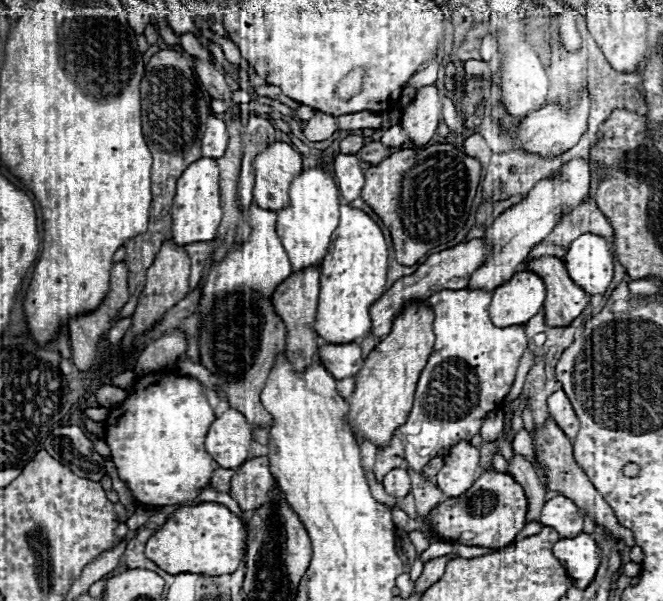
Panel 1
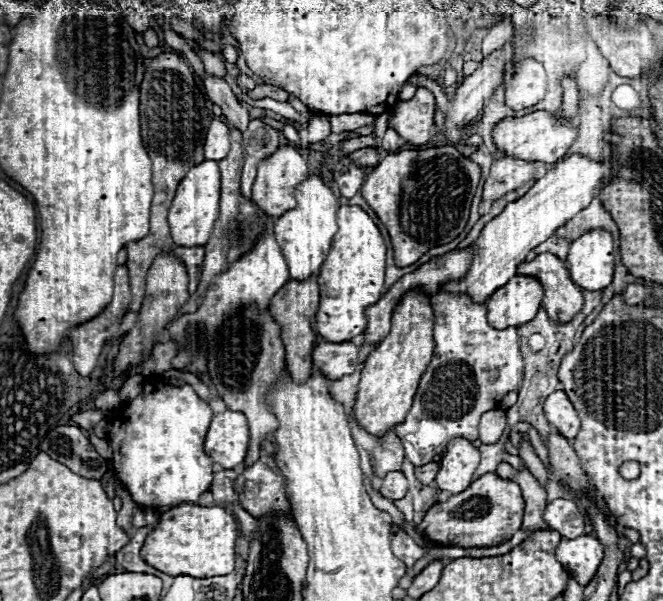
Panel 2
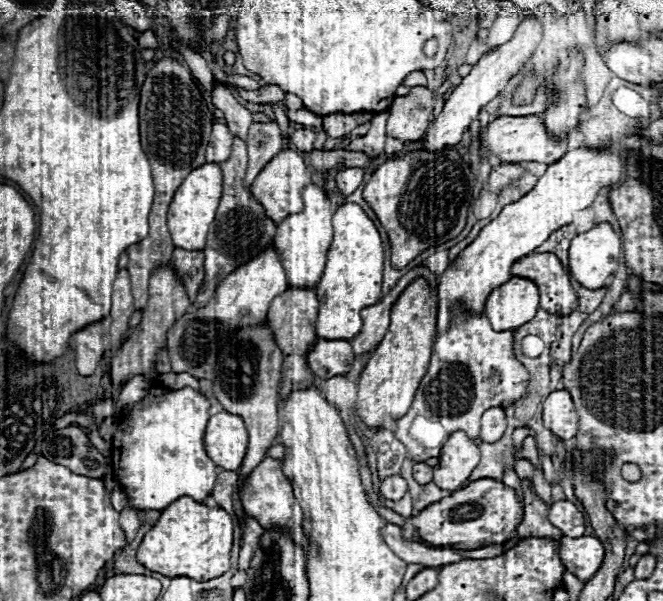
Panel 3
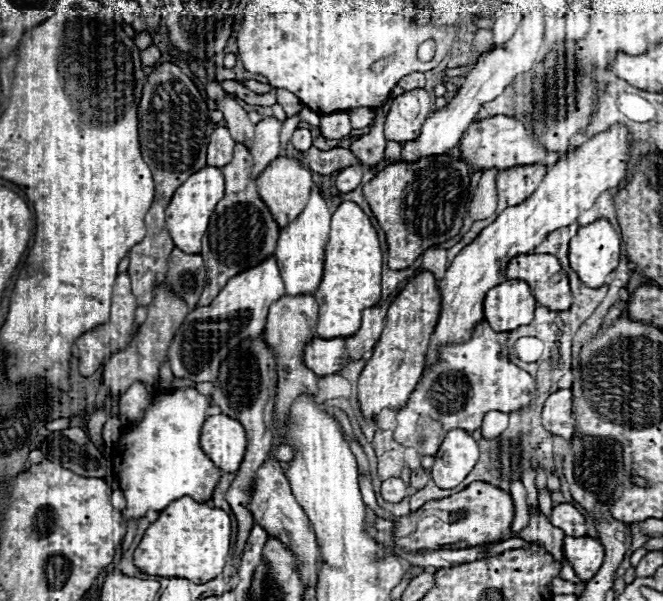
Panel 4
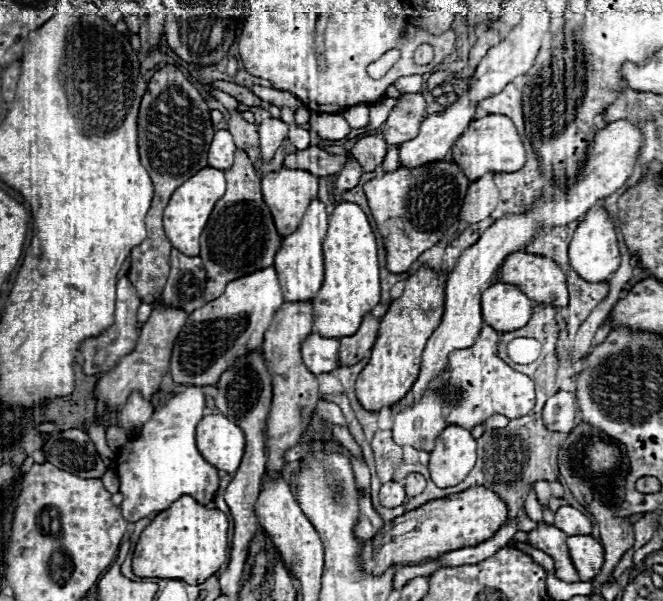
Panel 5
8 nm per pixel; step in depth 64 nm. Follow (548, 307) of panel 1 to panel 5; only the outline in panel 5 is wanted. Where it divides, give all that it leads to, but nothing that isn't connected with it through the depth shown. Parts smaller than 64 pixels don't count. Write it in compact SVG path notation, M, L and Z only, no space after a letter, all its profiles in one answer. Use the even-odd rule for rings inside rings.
M526 252L510 254L502 264L500 282L520 286L528 298L540 304L556 308L564 308L568 304L566 276L560 266L546 256Z

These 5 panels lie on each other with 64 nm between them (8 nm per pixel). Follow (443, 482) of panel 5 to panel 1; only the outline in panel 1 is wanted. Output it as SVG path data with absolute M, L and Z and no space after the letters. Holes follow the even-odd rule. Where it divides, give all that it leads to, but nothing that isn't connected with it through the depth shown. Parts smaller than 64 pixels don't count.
M458 442L444 458L444 468L436 476L436 486L448 496L464 494L476 480L480 450L468 442Z

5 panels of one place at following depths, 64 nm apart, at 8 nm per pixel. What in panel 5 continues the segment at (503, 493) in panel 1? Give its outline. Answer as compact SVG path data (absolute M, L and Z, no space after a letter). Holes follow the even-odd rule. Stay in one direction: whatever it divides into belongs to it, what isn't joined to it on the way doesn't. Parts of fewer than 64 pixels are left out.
M470 486L468 490L450 494L442 500L430 500L424 506L392 520L382 528L382 532L376 534L374 540L366 542L362 550L362 562L372 574L382 574L390 564L422 564L444 552L490 540L506 524L506 502L486 486Z

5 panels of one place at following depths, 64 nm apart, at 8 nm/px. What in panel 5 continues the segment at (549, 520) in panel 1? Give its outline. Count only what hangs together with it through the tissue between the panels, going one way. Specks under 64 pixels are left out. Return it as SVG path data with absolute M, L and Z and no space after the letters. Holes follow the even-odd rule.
M560 506L554 514L554 526L566 532L568 536L584 536L592 532L590 520L572 506Z

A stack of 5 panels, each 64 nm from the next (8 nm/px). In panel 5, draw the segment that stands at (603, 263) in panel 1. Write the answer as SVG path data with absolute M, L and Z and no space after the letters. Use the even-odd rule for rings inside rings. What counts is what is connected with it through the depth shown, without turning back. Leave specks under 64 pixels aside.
M604 208L600 210L590 210L586 214L586 220L580 222L580 226L576 228L570 246L568 246L568 256L570 256L570 266L580 274L582 280L598 284L598 282L606 282L608 276L612 272L616 272L618 264L620 264L620 252L618 252L618 236L614 230L614 222L608 216L608 212Z

